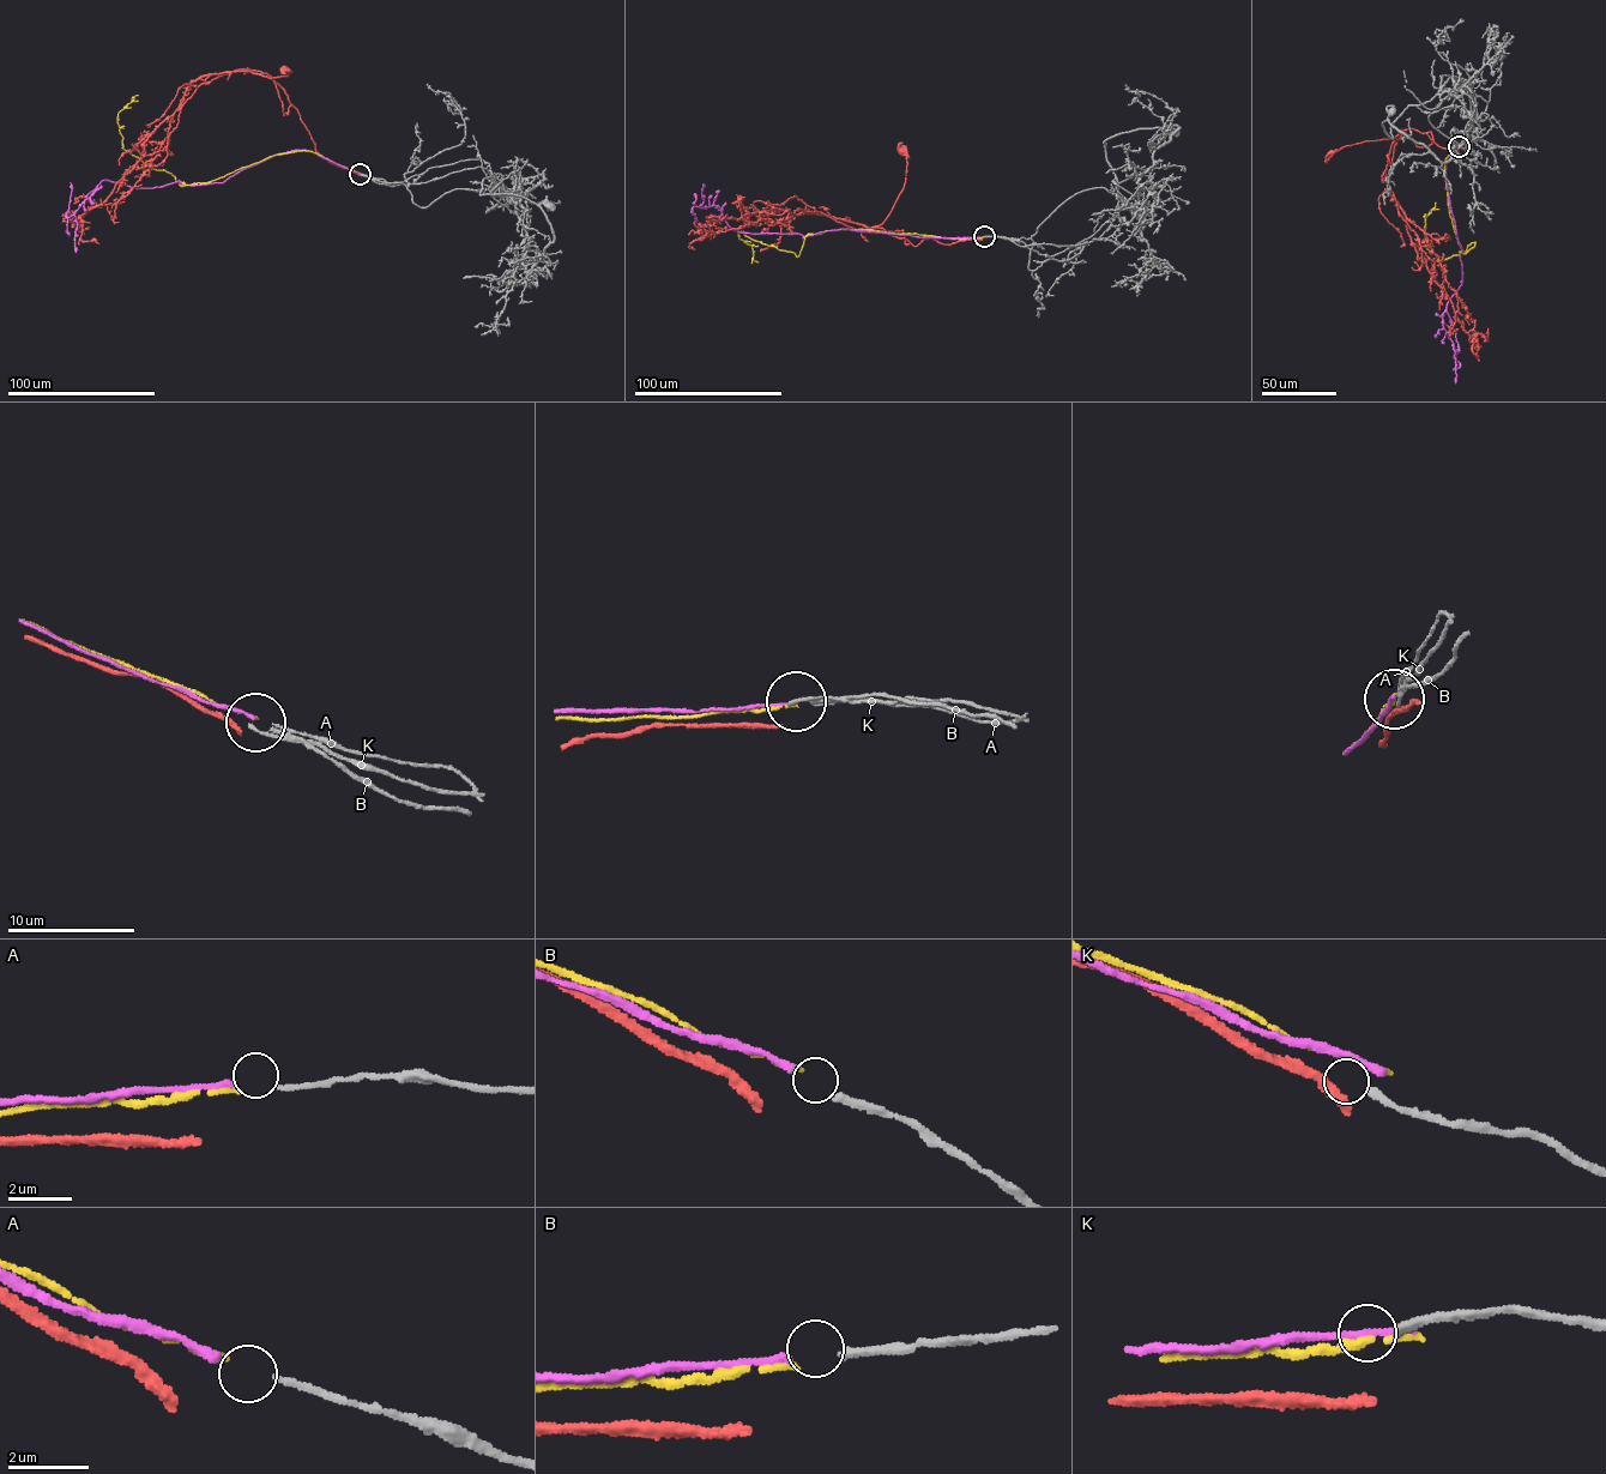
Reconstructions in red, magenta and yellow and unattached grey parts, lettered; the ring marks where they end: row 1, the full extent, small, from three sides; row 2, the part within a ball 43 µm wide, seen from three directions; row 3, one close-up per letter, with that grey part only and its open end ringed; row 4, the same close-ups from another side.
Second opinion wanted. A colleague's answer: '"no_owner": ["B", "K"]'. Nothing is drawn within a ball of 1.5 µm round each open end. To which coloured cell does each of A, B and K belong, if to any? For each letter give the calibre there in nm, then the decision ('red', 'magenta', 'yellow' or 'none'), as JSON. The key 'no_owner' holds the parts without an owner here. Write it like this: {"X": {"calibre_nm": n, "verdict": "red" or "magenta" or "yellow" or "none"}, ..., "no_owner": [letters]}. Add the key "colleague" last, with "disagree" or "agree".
{"A": {"calibre_nm": 150, "verdict": "yellow"}, "B": {"calibre_nm": 240, "verdict": "magenta"}, "K": {"calibre_nm": 220, "verdict": "none"}, "no_owner": ["K"], "colleague": "disagree"}

